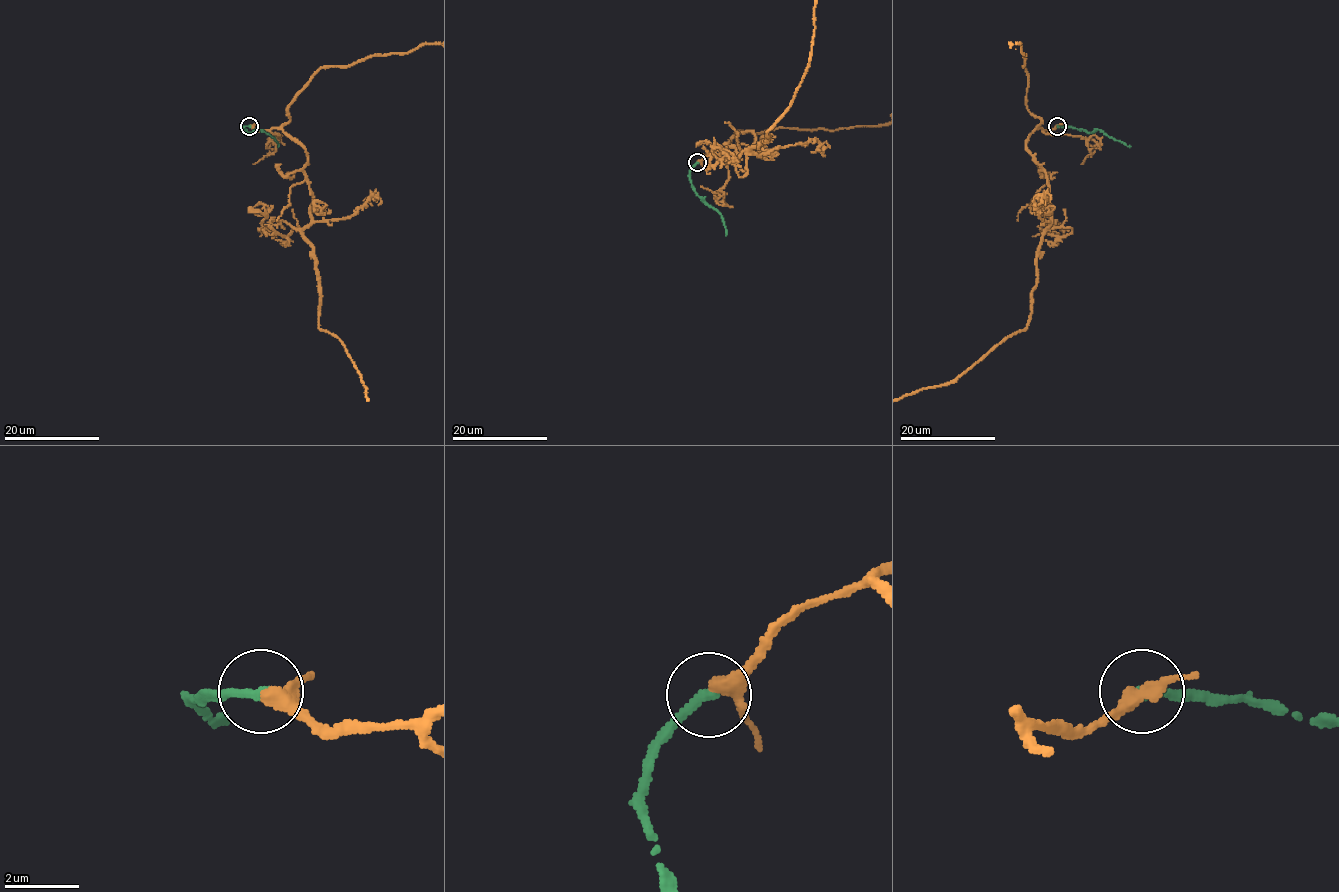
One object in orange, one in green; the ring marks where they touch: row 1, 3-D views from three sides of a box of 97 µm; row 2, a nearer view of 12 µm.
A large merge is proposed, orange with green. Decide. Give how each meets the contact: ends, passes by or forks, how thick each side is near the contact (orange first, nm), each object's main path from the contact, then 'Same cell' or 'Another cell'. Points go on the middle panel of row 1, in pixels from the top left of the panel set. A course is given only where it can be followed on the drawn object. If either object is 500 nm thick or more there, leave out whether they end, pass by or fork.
At the ring orange passes by. At the ring green ends. Thickness 340 nm (orange) against 280 nm. Course of green: (697, 162), (690, 172), (691, 187), (721, 215), (725, 235). Same cell

